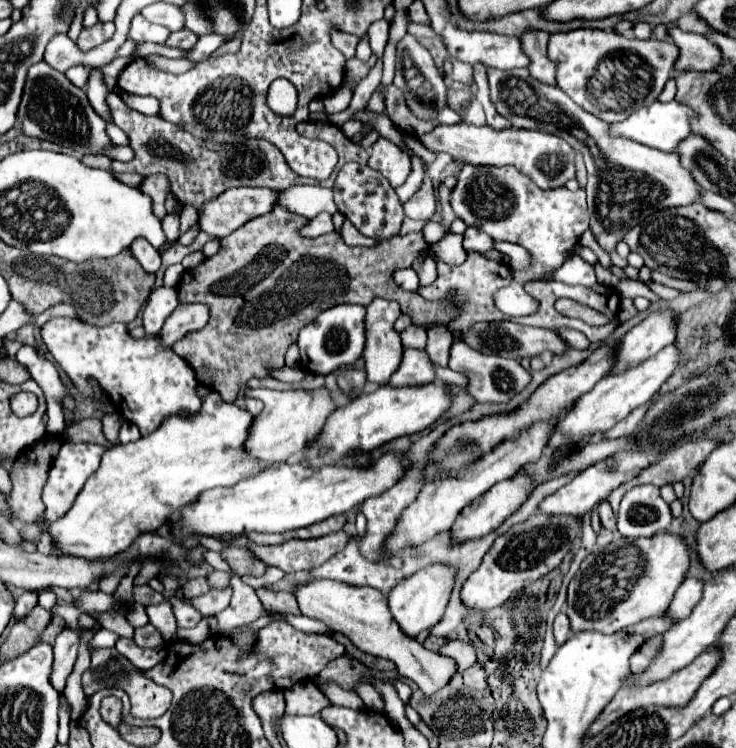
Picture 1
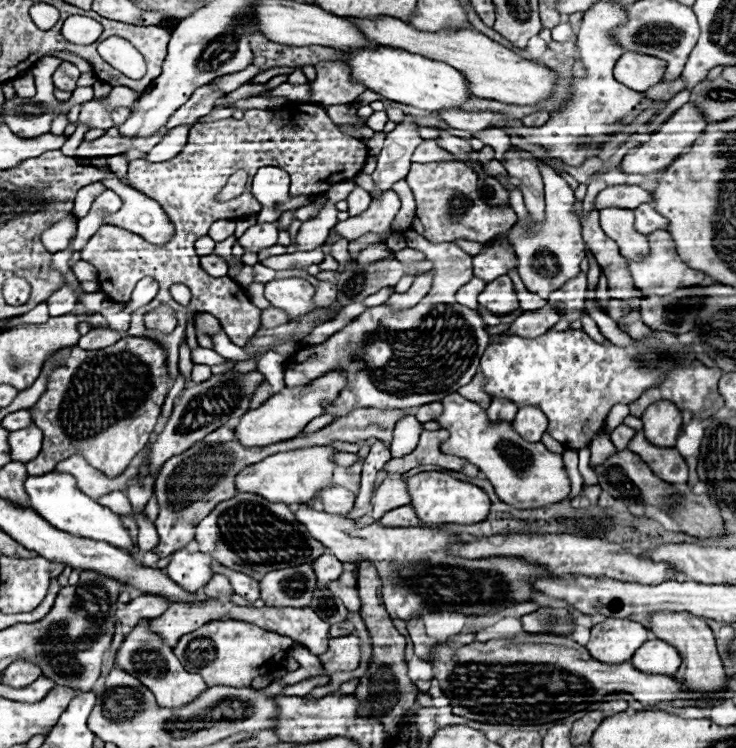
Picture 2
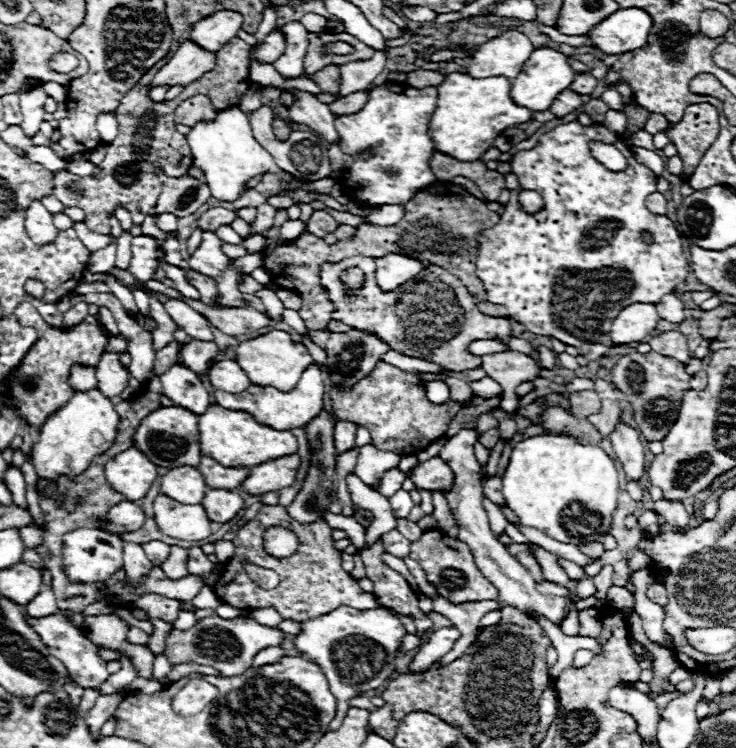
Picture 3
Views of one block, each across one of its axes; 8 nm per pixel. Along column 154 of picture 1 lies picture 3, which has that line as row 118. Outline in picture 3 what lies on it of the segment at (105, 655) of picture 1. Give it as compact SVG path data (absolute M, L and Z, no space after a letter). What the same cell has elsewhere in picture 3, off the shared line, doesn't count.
M692 104L686 108L682 122L672 124L666 136L676 146L684 162L682 176L690 176L698 166L704 150L712 146L718 136L719 116L712 104Z

